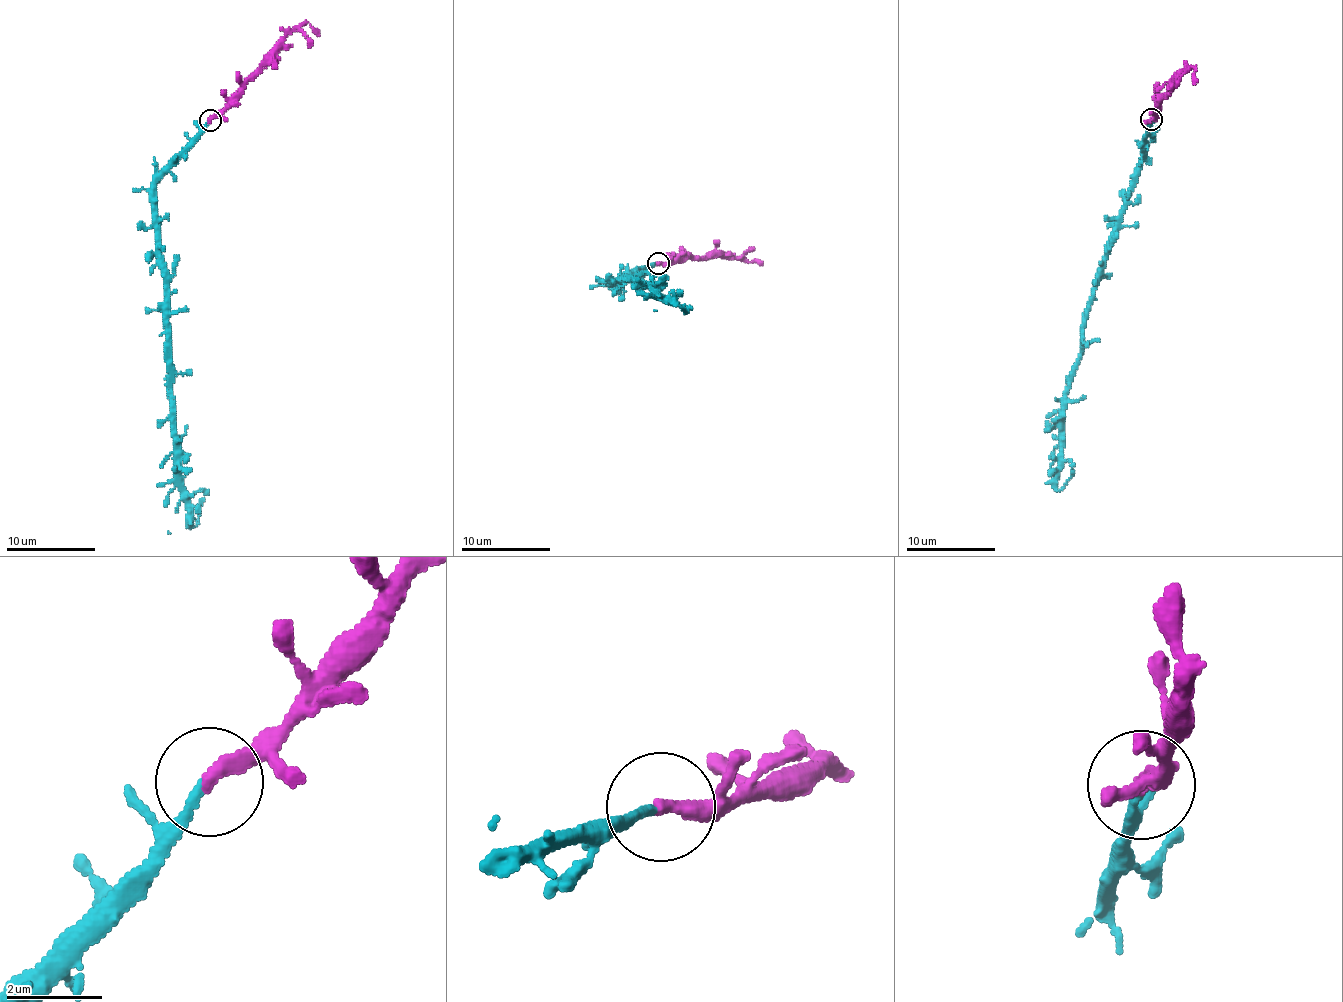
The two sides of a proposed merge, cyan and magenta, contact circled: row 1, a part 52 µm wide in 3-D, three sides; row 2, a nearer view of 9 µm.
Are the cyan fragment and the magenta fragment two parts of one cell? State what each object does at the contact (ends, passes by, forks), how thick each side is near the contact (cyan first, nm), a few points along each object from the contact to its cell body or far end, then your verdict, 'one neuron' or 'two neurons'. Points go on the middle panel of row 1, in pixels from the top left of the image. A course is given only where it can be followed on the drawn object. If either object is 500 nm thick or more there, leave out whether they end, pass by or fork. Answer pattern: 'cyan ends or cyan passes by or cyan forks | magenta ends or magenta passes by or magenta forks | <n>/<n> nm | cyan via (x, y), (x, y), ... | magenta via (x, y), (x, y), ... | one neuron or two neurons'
cyan ends | magenta ends | 180/320 nm | cyan via (657, 263), (611, 281), (613, 285), (627, 279), (635, 281), (641, 289), (655, 289), (663, 302), (688, 312) | magenta via (659, 263), (688, 253), (704, 258), (719, 251), (750, 262), (762, 261) | one neuron

